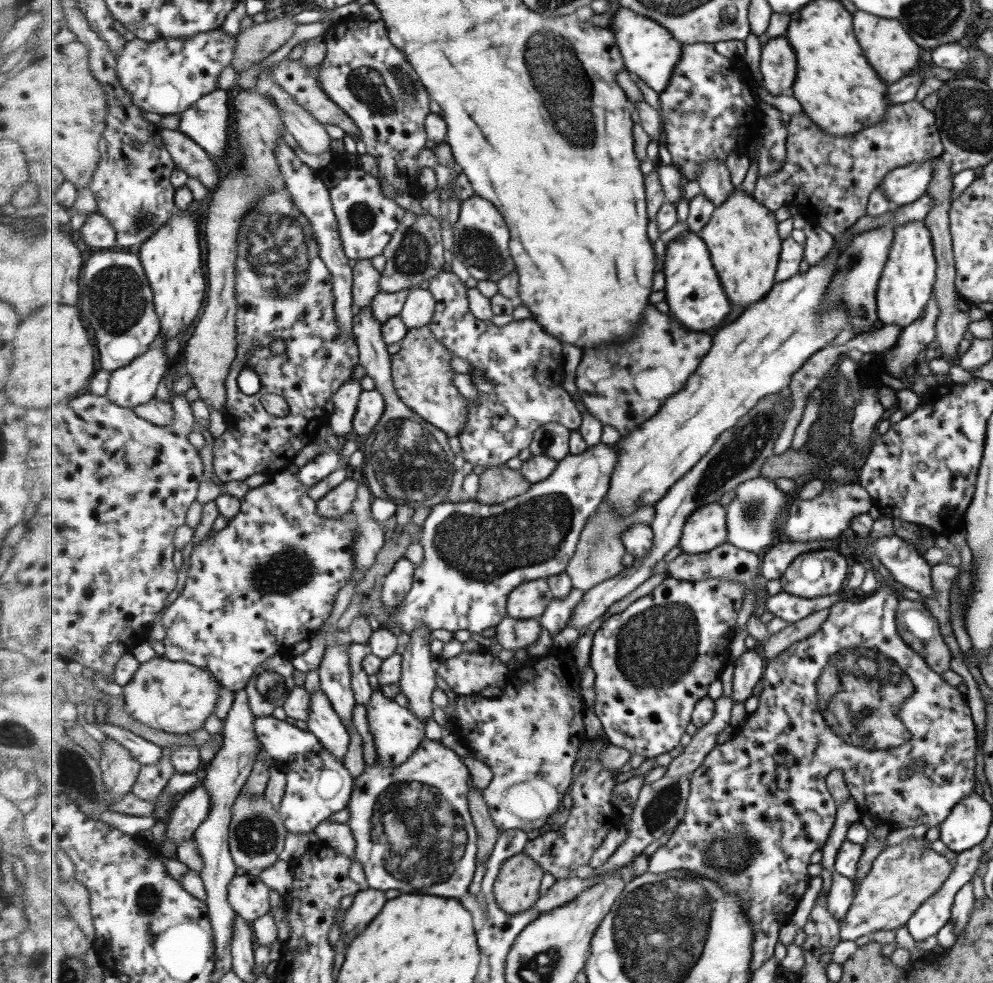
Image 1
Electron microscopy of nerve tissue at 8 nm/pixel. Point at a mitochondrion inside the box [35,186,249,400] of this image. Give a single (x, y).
(116, 298)

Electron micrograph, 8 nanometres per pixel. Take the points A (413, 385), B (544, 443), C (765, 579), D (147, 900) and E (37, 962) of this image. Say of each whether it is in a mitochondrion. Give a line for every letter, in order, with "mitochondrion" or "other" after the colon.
A: other
B: mitochondrion
C: other
D: mitochondrion
E: other

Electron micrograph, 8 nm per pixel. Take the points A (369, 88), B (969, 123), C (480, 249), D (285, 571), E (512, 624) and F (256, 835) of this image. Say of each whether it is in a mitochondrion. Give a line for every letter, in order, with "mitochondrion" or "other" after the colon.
A: mitochondrion
B: mitochondrion
C: mitochondrion
D: mitochondrion
E: other
F: mitochondrion

